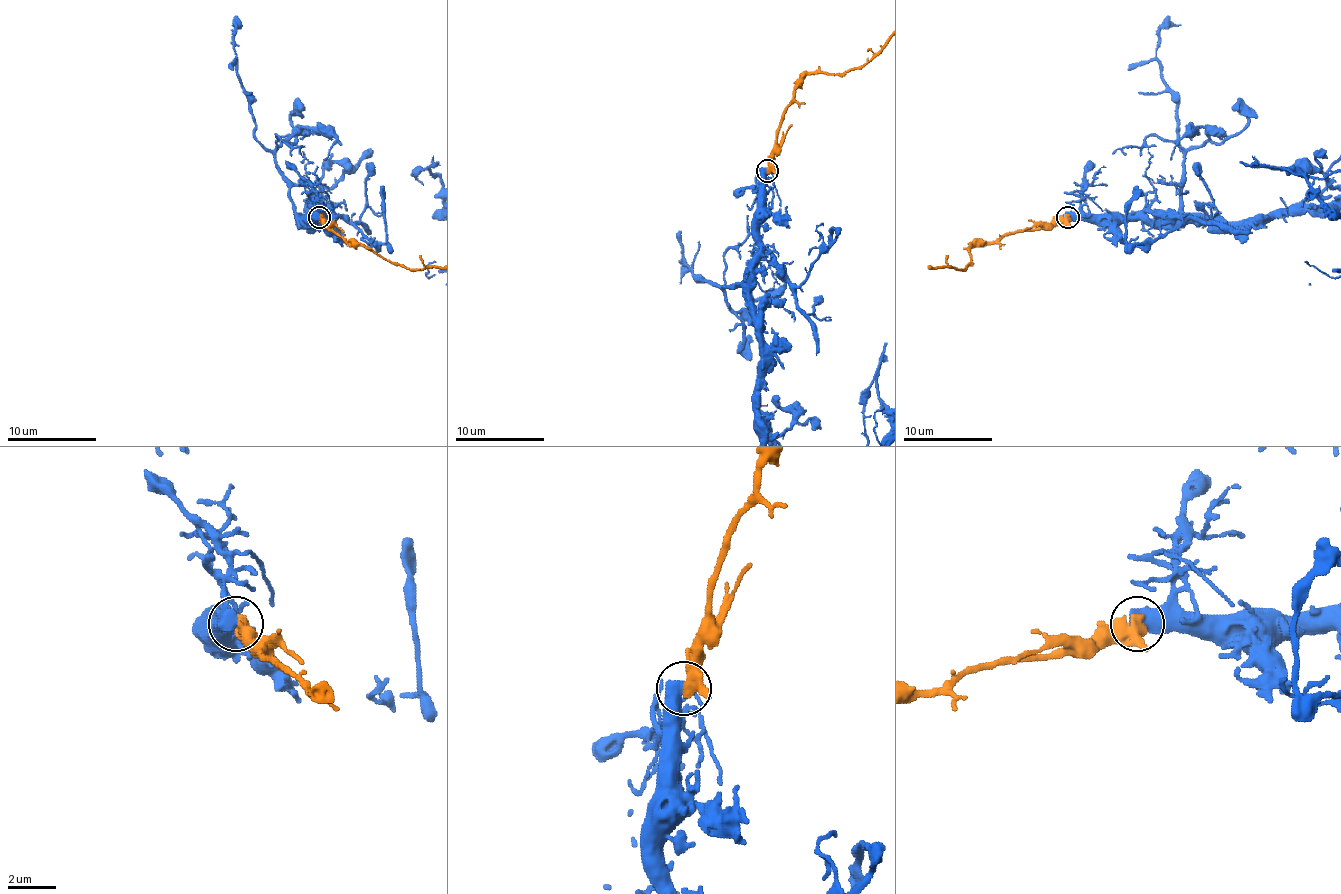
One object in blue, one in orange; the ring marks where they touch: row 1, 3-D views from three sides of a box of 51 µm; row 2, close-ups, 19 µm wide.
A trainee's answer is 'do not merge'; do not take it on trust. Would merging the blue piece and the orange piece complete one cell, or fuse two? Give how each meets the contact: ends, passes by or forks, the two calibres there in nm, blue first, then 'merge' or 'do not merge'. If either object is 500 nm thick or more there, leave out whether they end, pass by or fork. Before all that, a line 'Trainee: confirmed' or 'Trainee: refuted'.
Trainee: confirmed
700/440 nm | do not merge

